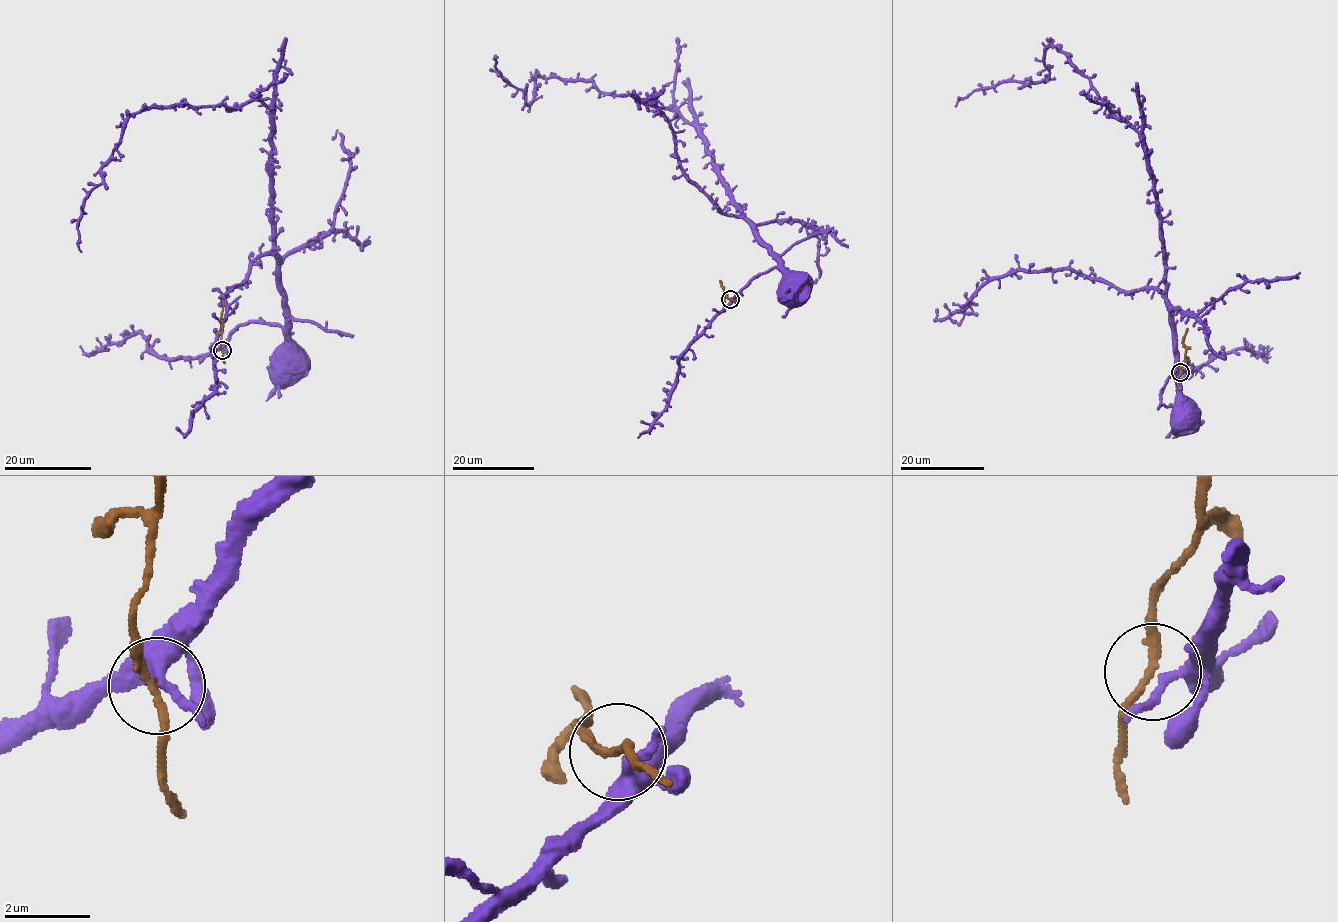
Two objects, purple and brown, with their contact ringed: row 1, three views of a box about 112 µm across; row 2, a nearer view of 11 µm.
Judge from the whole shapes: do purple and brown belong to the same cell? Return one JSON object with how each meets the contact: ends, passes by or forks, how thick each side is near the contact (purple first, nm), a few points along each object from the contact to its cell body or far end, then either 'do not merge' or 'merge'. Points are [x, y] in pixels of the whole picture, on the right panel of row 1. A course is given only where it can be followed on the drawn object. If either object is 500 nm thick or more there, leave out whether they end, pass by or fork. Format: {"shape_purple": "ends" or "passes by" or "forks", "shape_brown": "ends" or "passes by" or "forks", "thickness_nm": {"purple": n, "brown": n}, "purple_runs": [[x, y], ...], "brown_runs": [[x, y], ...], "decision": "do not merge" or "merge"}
{"shape_purple": "passes by", "shape_brown": "passes by", "thickness_nm": {"purple": 280, "brown": 160}, "purple_runs": [[1181, 373], [1188, 362], [1184, 362], [1178, 378], [1177, 423]], "brown_runs": [[1180, 372], [1185, 352], [1183, 336], [1187, 328]], "decision": "merge"}

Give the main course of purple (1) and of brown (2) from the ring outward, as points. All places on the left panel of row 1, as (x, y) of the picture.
1: (222, 349), (227, 339), (238, 327), (252, 322), (278, 324), (289, 344), (289, 365), (293, 370)
2: (222, 350), (222, 299)

